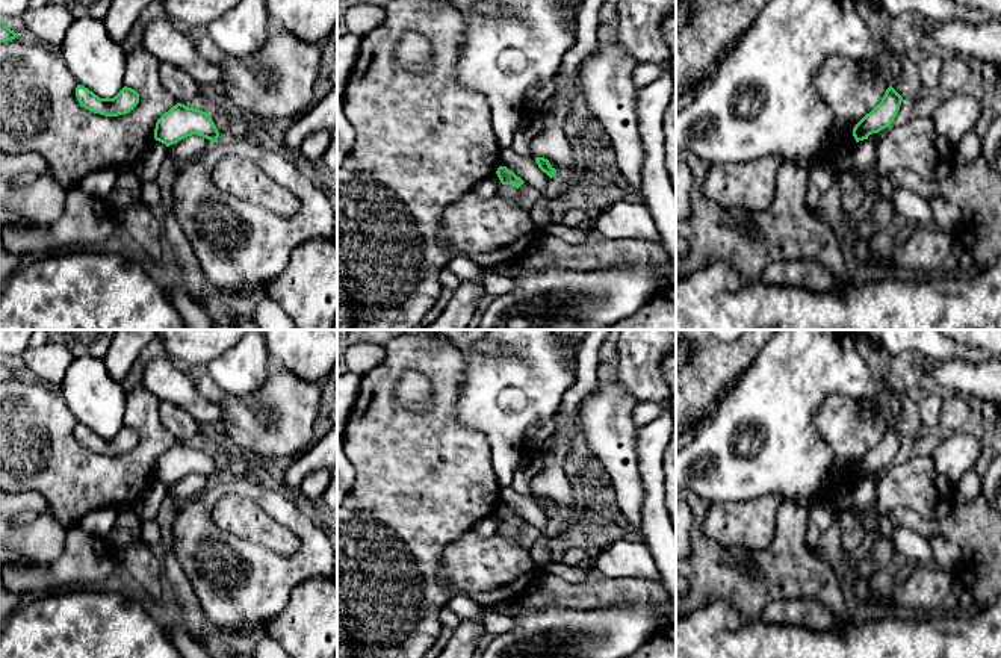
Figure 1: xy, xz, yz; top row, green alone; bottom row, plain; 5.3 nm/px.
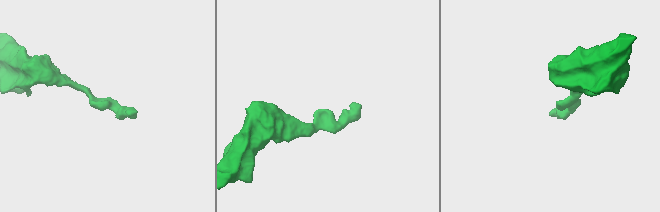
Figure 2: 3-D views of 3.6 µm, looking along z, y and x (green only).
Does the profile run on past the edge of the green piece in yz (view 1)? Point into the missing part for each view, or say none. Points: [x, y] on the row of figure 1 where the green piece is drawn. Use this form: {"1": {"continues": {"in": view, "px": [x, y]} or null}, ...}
{"1": {"continues": null}}

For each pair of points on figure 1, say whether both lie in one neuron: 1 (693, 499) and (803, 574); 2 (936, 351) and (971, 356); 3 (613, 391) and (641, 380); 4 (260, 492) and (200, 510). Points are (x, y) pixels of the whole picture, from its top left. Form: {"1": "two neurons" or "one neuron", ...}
{"1": "one neuron", "2": "one neuron", "3": "two neurons", "4": "one neuron"}

